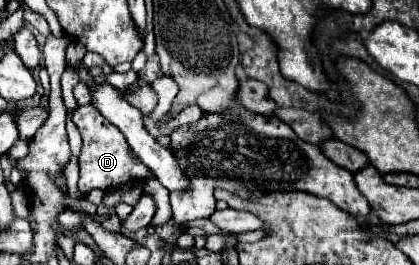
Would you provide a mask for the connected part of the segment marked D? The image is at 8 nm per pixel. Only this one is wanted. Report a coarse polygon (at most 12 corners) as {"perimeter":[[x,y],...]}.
{"perimeter":[[93,105],[75,109],[81,131],[79,195],[145,181],[125,135]]}

